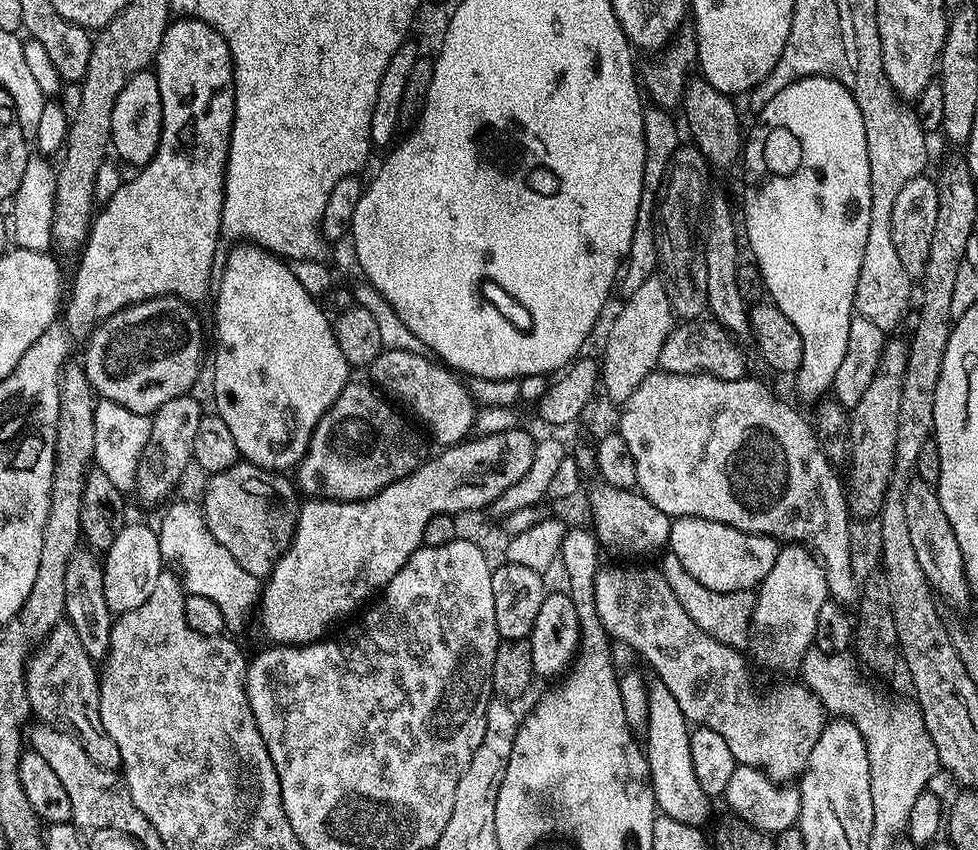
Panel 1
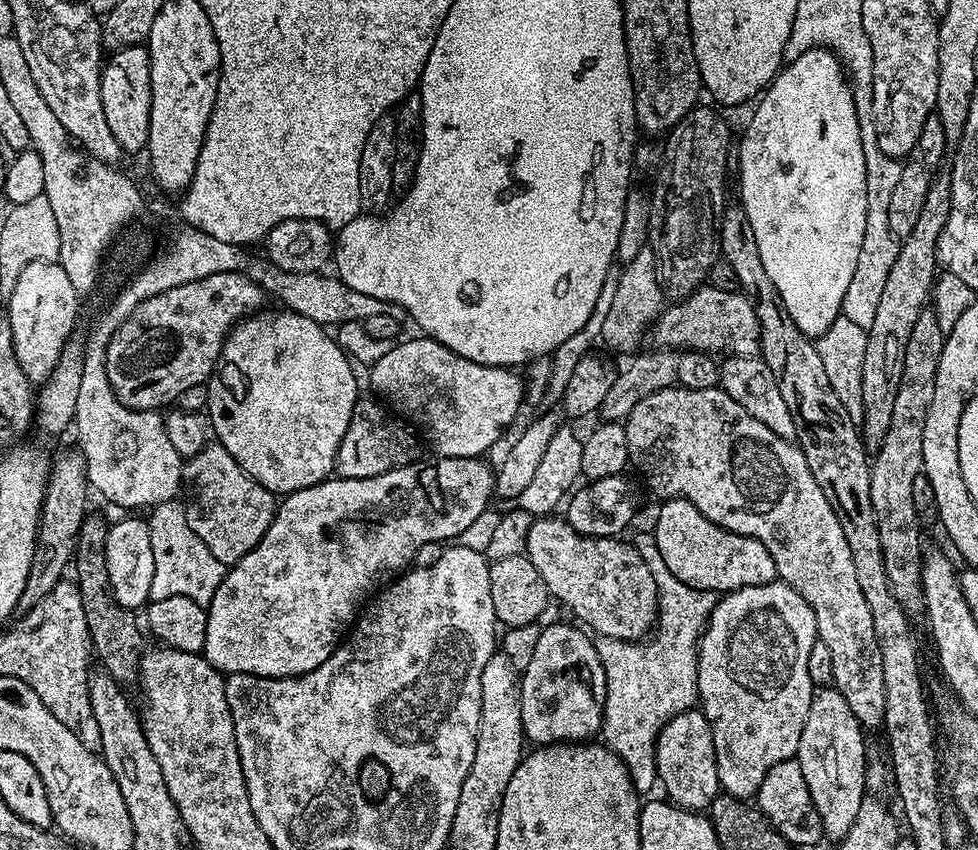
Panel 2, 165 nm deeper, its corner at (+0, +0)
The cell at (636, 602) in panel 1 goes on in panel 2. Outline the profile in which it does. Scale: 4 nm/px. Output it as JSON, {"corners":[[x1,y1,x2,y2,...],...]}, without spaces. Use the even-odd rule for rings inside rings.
{"corners":[[551,514,533,519,525,540,524,552,534,570,542,574,542,582,546,582,549,597,556,599,557,596,577,616,575,619,585,629,591,630,597,637,643,640,653,631,656,623,658,589,638,550,631,542,623,544,622,541,623,539,611,536,583,536,568,525,567,519]]}

